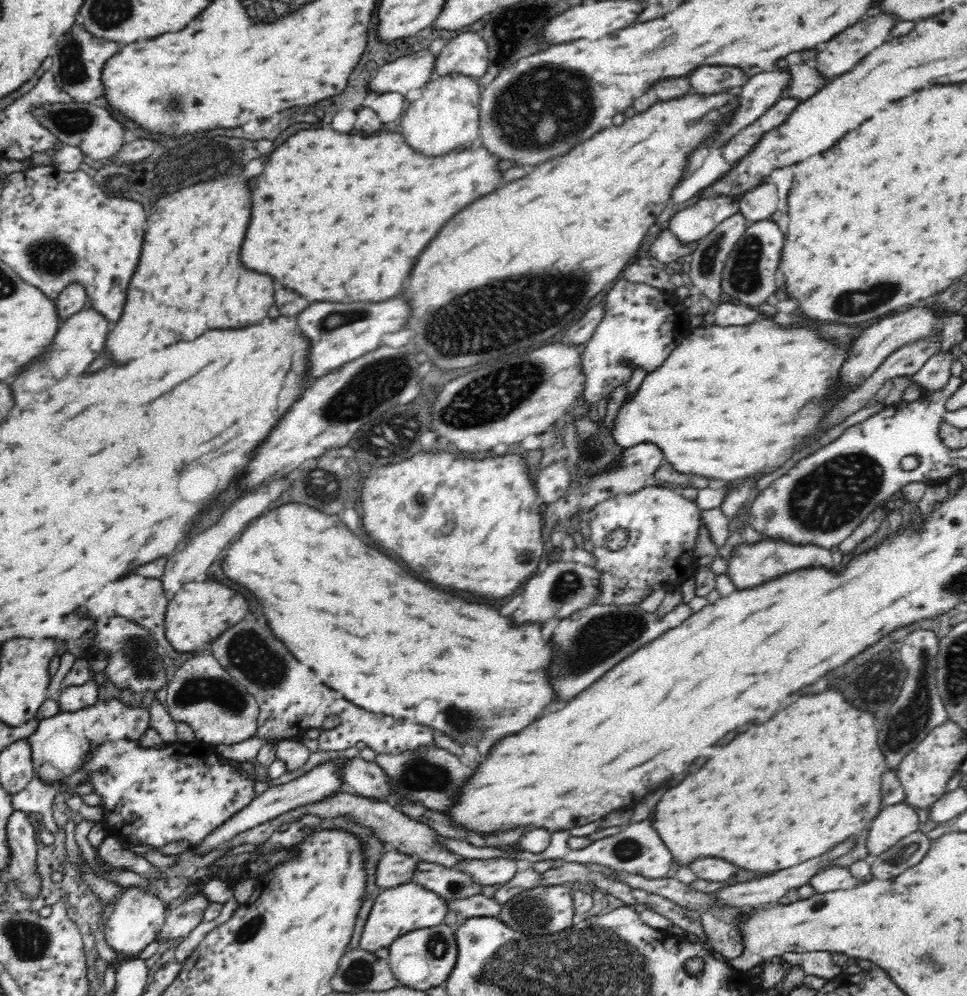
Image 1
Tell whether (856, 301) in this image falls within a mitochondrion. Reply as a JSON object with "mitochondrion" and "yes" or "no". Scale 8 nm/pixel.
{"mitochondrion":"yes"}

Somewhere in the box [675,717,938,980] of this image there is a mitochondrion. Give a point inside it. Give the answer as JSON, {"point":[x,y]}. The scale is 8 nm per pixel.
{"point":[900,855]}

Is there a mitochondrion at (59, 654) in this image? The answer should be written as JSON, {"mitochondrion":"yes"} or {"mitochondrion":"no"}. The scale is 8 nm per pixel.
{"mitochondrion":"no"}

